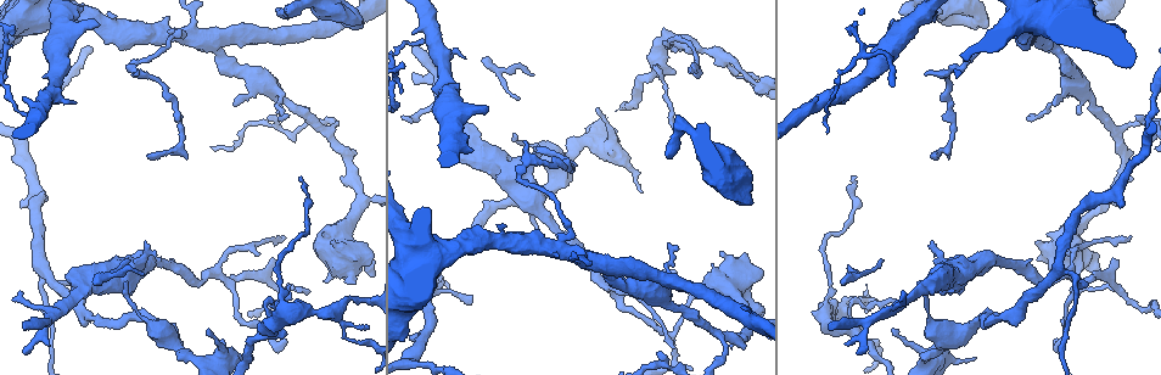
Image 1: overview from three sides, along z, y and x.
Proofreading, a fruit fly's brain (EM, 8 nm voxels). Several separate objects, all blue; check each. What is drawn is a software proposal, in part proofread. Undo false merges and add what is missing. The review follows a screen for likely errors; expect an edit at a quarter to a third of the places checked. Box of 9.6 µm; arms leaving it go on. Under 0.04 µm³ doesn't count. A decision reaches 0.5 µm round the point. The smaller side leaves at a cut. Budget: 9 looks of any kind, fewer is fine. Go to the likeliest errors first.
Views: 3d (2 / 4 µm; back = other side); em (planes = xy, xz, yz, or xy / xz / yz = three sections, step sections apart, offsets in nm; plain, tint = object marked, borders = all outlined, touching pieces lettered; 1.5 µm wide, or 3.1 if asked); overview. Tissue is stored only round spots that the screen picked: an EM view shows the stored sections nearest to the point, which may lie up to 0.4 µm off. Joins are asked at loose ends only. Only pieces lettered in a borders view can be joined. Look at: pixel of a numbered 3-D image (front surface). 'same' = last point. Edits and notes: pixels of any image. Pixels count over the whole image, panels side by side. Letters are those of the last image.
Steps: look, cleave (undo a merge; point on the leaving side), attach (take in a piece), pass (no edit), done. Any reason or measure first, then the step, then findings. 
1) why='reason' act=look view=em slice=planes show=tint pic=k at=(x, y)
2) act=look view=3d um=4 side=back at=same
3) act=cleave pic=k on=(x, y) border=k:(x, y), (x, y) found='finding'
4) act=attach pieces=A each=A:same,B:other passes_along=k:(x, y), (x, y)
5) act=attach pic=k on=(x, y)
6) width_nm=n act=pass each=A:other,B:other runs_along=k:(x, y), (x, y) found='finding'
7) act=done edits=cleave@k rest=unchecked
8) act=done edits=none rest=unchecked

why='branch stops here' act=look view=em slice=planes show=borders pic=1 at=(1067, 253)

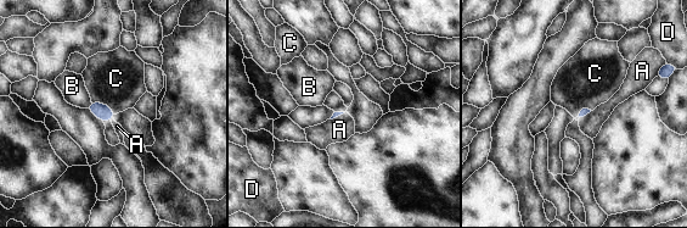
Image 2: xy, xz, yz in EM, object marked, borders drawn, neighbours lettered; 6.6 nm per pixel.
act=pass each=A:other,B:other,C:other,D:other border=2:(91, 101), (106, 104), (114, 114) found='none of them fits'

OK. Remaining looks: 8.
why='branch stops here' act=look view=3d um=4 pic=1 at=(24, 325)

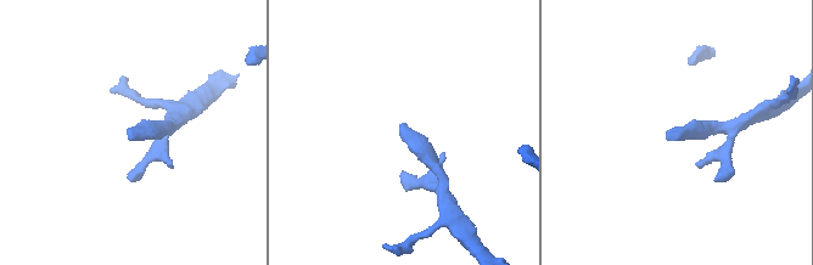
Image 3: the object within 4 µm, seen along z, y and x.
why='need the tissue' act=look view=em slice=planes show=borders pic=3 at=(402, 123)

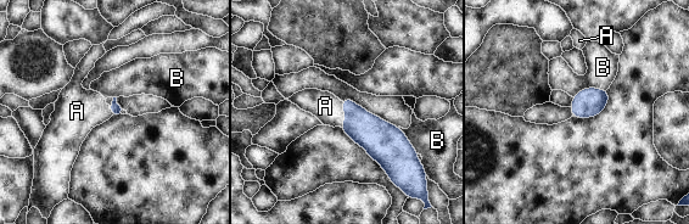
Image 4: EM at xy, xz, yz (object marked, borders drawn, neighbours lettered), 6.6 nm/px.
act=attach pieces=A each=A:same,B:other passes_along=4:(375, 135), (345, 115), (325, 106) found='the cell continues'

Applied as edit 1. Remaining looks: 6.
act=look view=overview

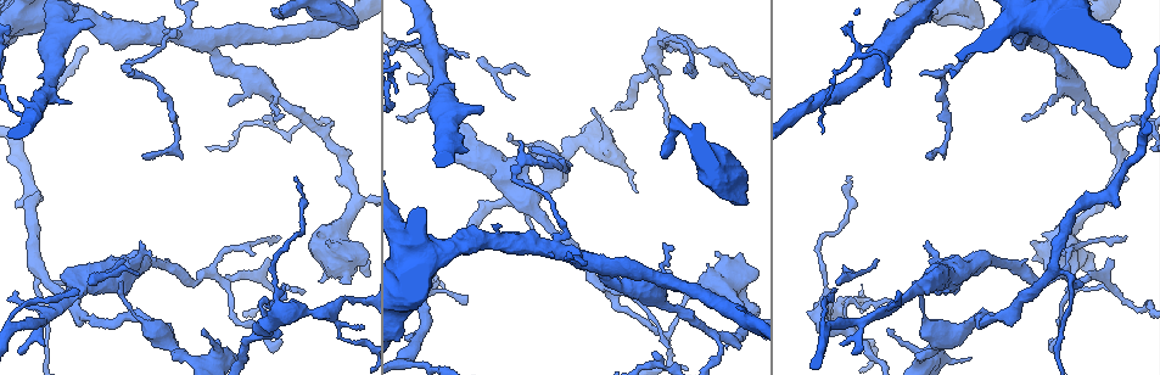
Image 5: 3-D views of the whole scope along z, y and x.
act=look view=3d um=2 pic=5 at=(283, 285)

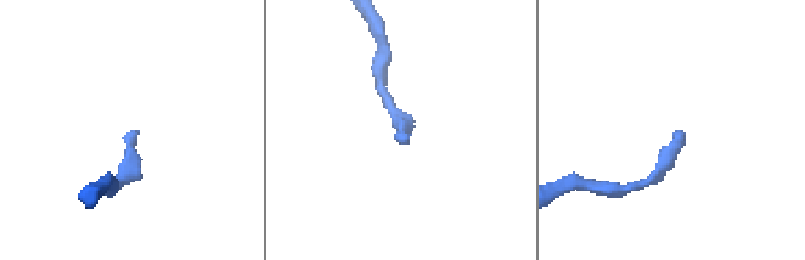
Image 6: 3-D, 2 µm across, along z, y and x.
why='need the tissue' act=look view=em slice=planes show=tint pic=6 at=(683, 140)

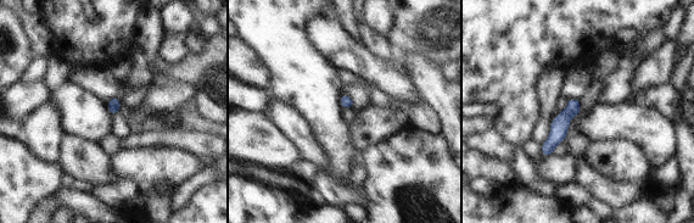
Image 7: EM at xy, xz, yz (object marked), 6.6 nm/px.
act=look view=em slice=planes show=borders at=same

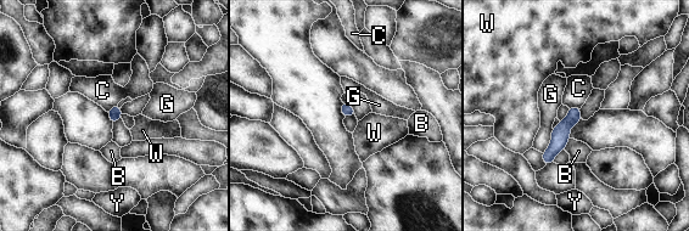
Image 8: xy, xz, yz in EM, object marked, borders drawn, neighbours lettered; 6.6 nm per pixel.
width_nm=70 act=pass each=B:other,C:other,G:other,W:other,Y:other runs_along=8:(577, 111), (547, 161) found='none of them fits'

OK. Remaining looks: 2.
why='a fork' act=look view=em slice=xz step=4 show=tint pic=5 at=(1051, 274)

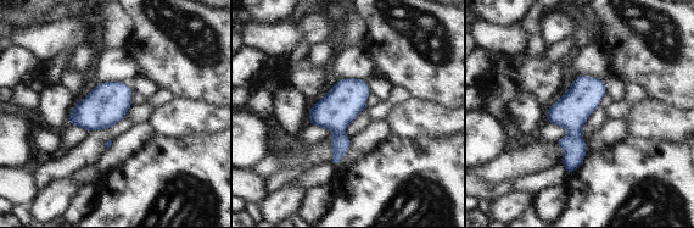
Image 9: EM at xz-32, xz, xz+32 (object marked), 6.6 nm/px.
why='cut it another way' act=look view=em slice=planes show=borders at=same

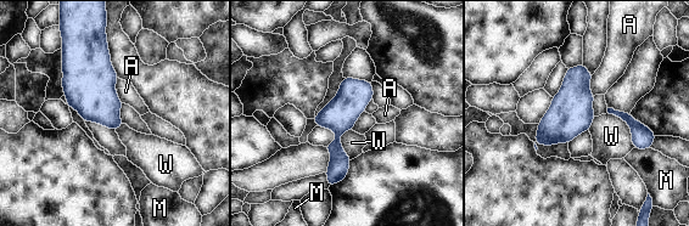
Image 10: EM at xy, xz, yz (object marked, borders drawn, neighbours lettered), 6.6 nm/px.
act=pass each=A:other,M:other,W:other runs_along=10:(368, 84), (339, 116), (334, 176) found='one cell here'

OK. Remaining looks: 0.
act=done edits=attach@4 rest=unchecked

